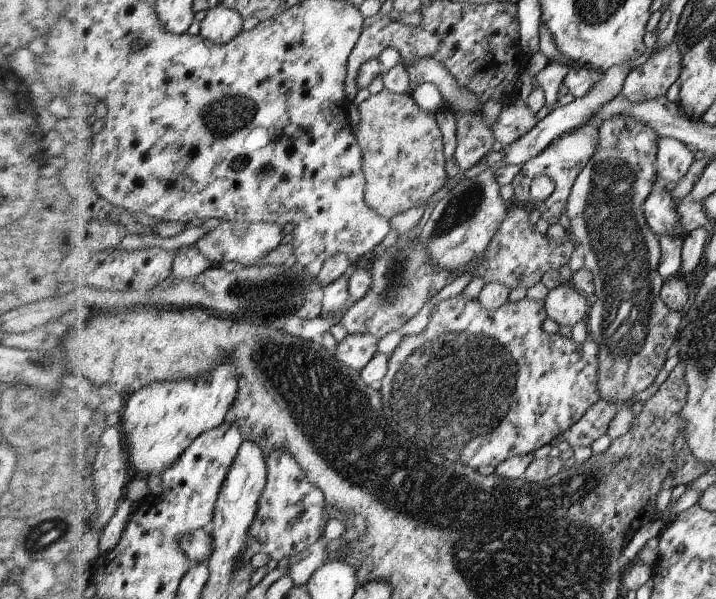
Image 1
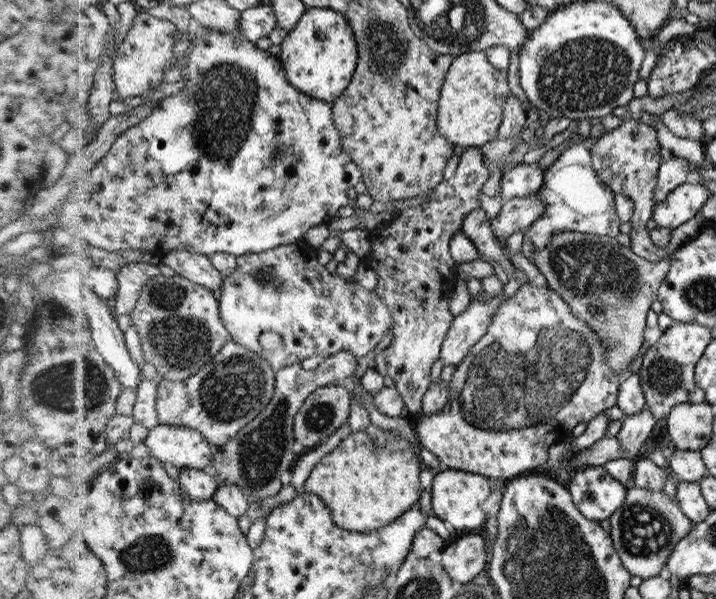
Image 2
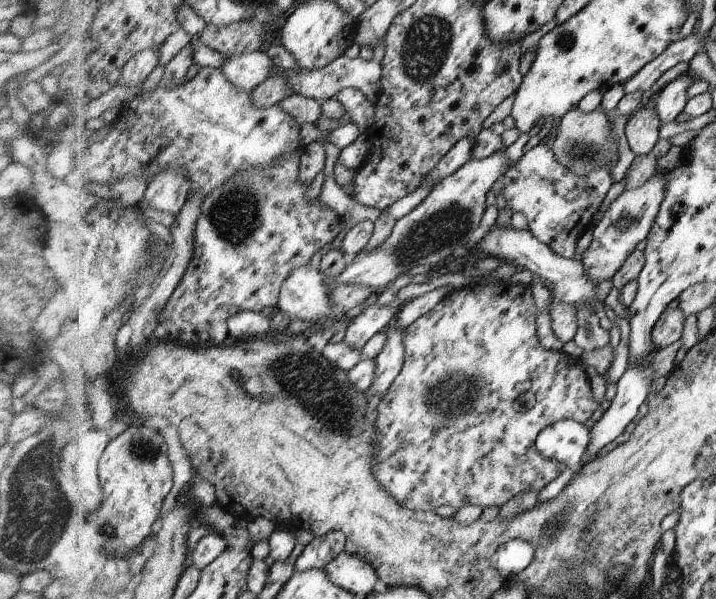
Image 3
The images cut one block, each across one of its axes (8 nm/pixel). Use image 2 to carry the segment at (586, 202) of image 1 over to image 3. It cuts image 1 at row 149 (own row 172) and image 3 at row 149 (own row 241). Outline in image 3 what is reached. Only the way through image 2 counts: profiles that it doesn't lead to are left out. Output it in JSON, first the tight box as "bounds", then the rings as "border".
{"bounds":[625,103,662,156],"border":[[[652,103],[640,108],[627,120],[625,126],[626,140],[636,156],[650,154],[656,145],[662,123]]]}

